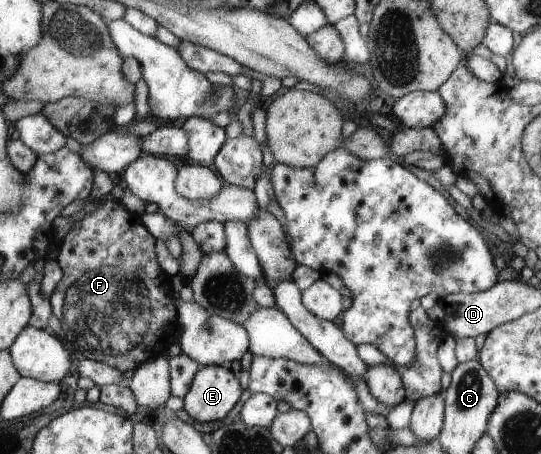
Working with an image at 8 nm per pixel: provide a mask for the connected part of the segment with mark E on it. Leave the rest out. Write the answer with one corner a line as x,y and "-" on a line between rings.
203,366
183,397
184,409
195,421
221,421
235,407
241,393
243,387
229,369

